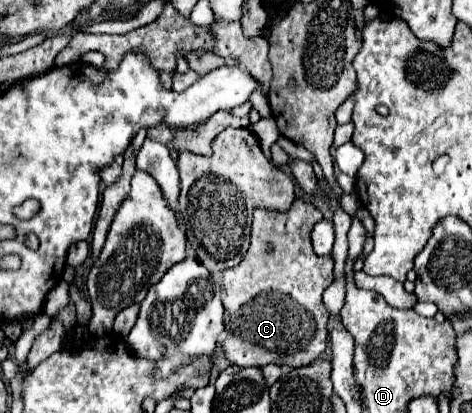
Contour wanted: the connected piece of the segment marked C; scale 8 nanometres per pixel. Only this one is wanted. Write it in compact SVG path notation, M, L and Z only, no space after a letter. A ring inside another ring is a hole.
M295 199L289 213L265 213L265 209L255 209L249 251L239 265L223 271L225 331L221 345L231 363L239 367L263 367L269 363L299 367L309 365L327 349L329 313L323 307L321 295L333 283L333 257L317 257L311 249L311 229L321 219L321 211L303 199Z

